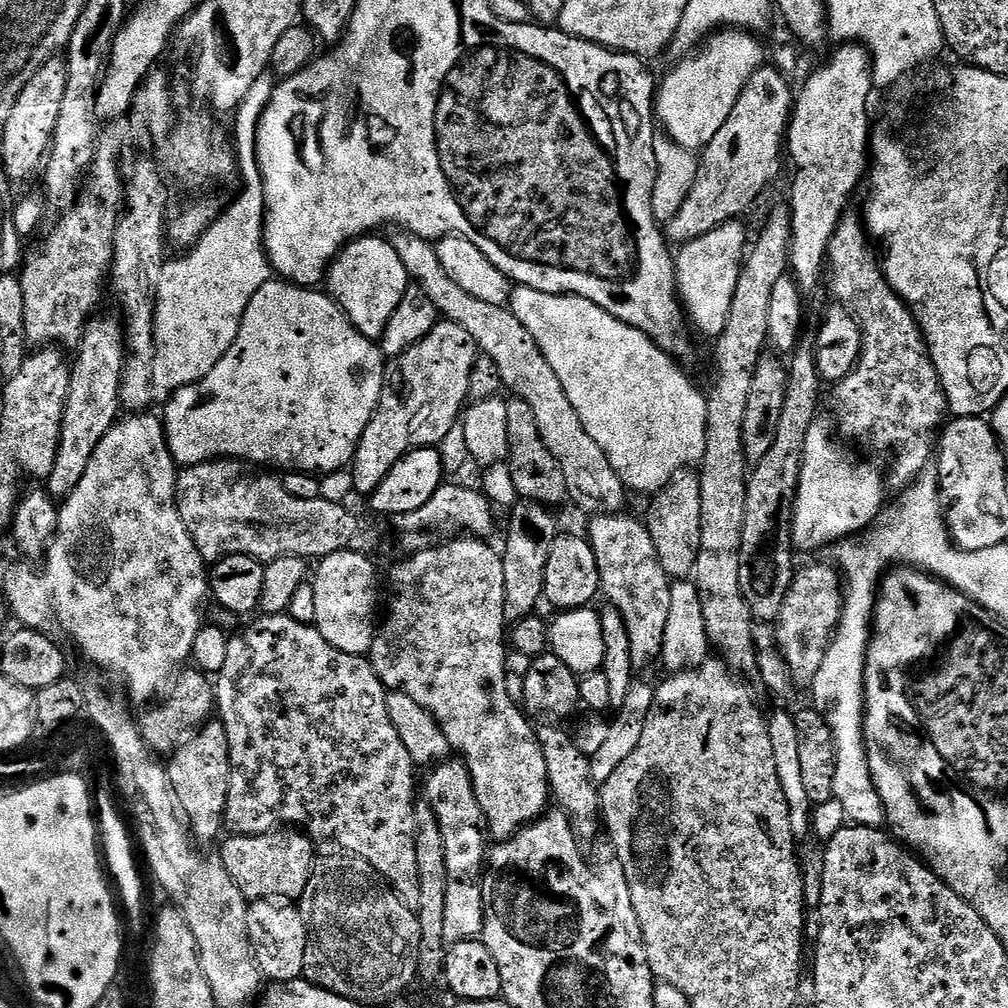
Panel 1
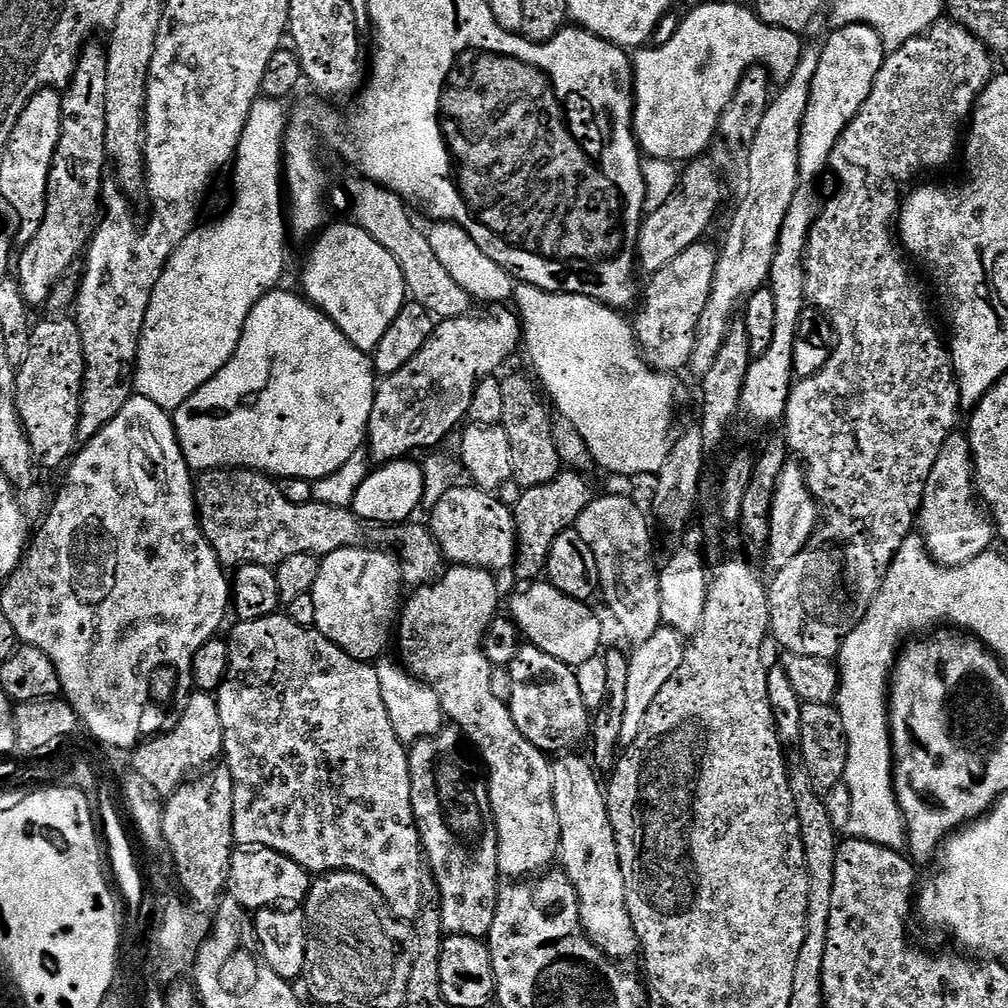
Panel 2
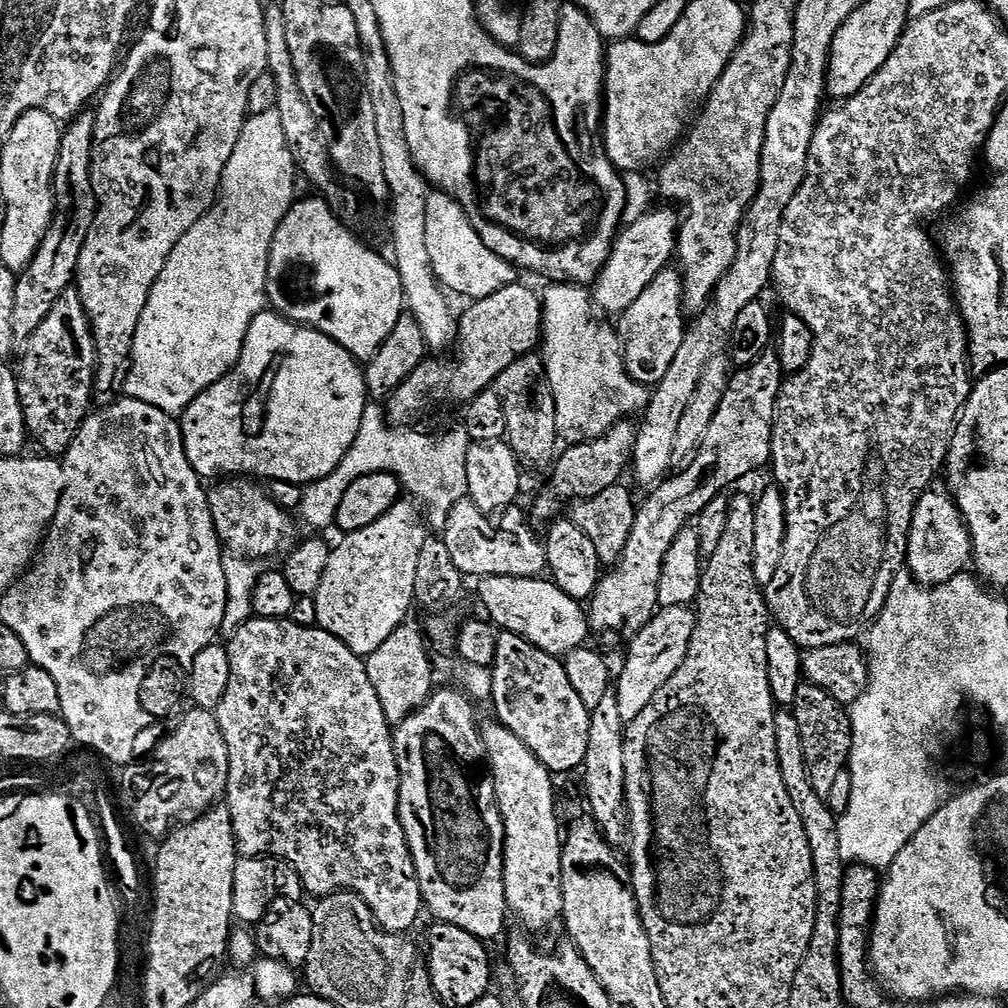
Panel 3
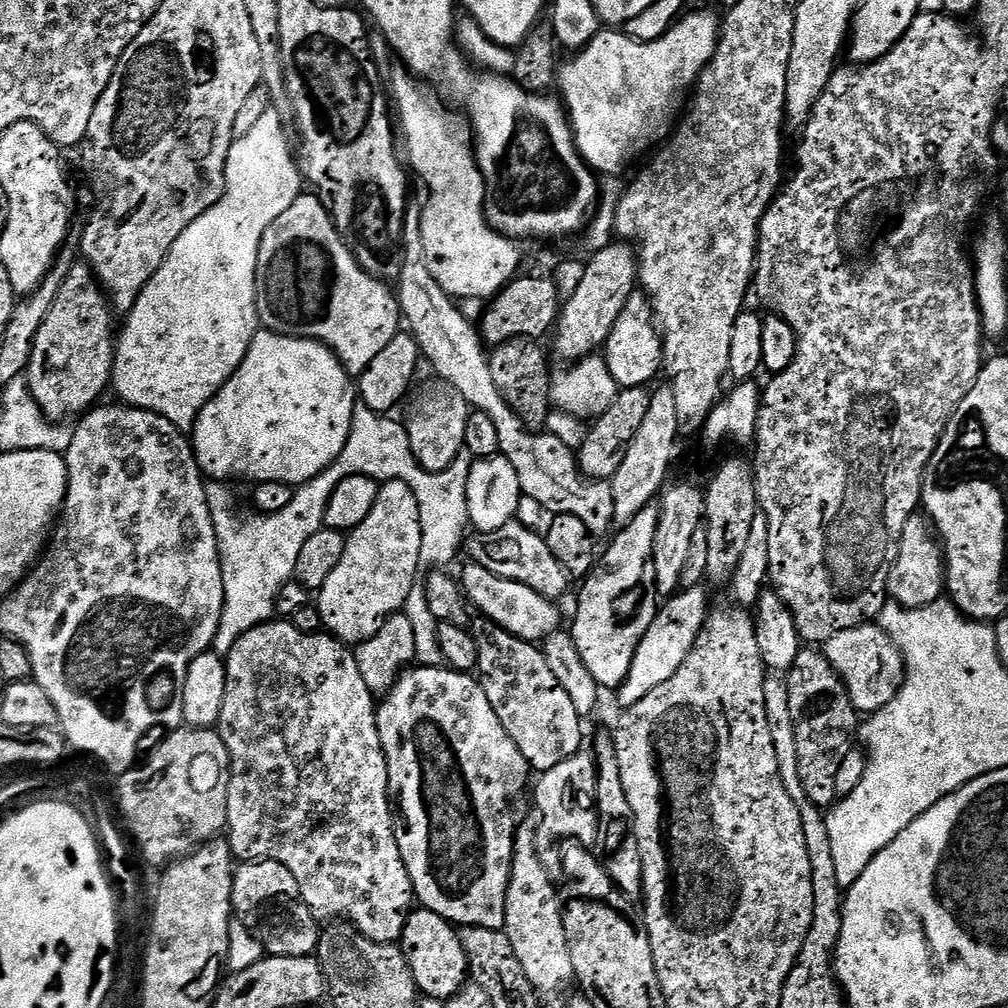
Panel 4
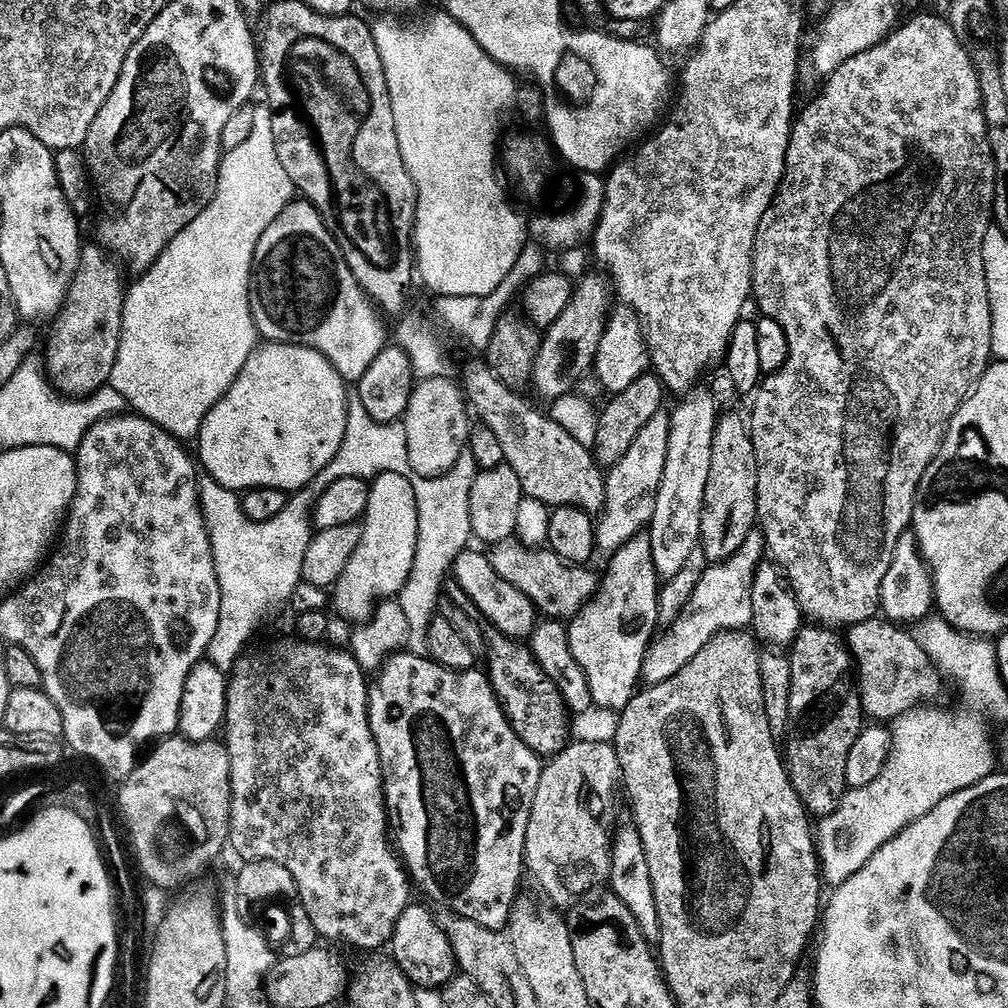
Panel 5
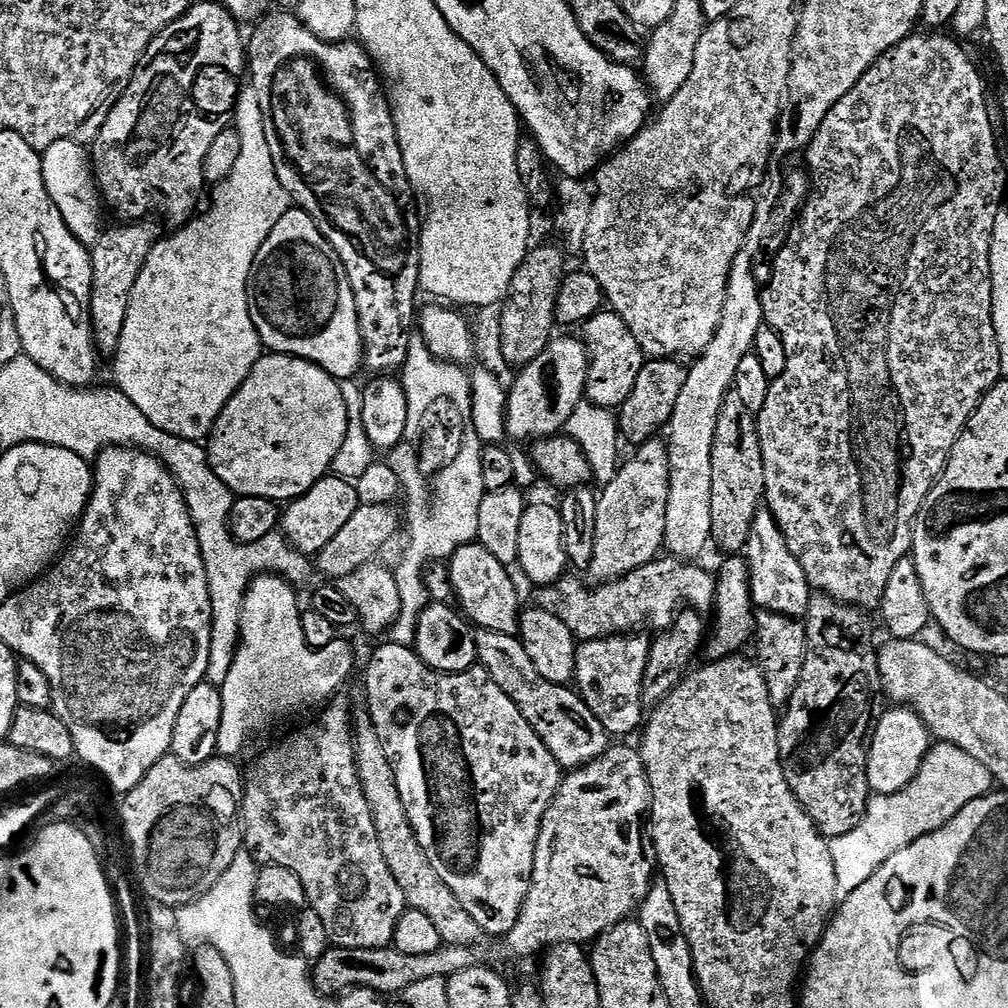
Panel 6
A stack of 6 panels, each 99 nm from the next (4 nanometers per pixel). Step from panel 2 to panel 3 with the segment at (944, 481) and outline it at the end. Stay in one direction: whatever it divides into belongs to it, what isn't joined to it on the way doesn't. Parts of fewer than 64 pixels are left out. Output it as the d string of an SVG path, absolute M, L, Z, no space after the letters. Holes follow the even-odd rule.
M929 487L921 494L908 531L906 568L919 584L925 586L950 582L950 578L961 575L967 569L964 567L973 563L972 536L968 533L960 507L947 487L936 487Z

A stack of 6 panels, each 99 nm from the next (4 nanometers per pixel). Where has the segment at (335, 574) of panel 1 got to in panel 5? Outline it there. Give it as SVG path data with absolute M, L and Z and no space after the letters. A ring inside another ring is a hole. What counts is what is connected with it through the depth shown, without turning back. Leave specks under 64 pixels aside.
M389 471L373 477L364 516L362 542L332 590L333 609L354 624L367 621L379 601L397 597L413 572L420 508L411 477Z

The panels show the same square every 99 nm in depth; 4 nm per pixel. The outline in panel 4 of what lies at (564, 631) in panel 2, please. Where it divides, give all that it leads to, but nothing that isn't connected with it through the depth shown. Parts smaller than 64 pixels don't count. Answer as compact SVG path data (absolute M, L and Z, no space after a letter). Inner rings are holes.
M469 563L467 567L464 576L462 575L465 597L475 607L477 604L480 607L477 609L483 615L489 616L499 628L504 628L510 634L523 640L543 642L561 627L560 612L555 608L557 605L543 597L542 594L536 593L530 586L495 576L490 570L478 564Z

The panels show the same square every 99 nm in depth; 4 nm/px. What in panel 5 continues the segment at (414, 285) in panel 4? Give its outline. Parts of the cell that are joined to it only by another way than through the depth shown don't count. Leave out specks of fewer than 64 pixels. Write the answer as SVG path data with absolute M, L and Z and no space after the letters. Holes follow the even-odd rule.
M485 370L485 372L472 372L462 381L463 391L466 393L467 403L471 411L480 415L479 423L483 427L490 429L498 438L498 444L502 446L505 455L504 464L518 474L518 482L522 486L525 496L534 498L538 502L548 505L549 509L571 508L573 506L582 509L589 514L599 514L604 510L604 499L606 498L605 473L596 458L593 449L582 446L582 442L577 442L554 422L551 415L539 412L536 408L531 408L526 401L520 397L521 393L517 389L506 386L496 377L495 372Z

